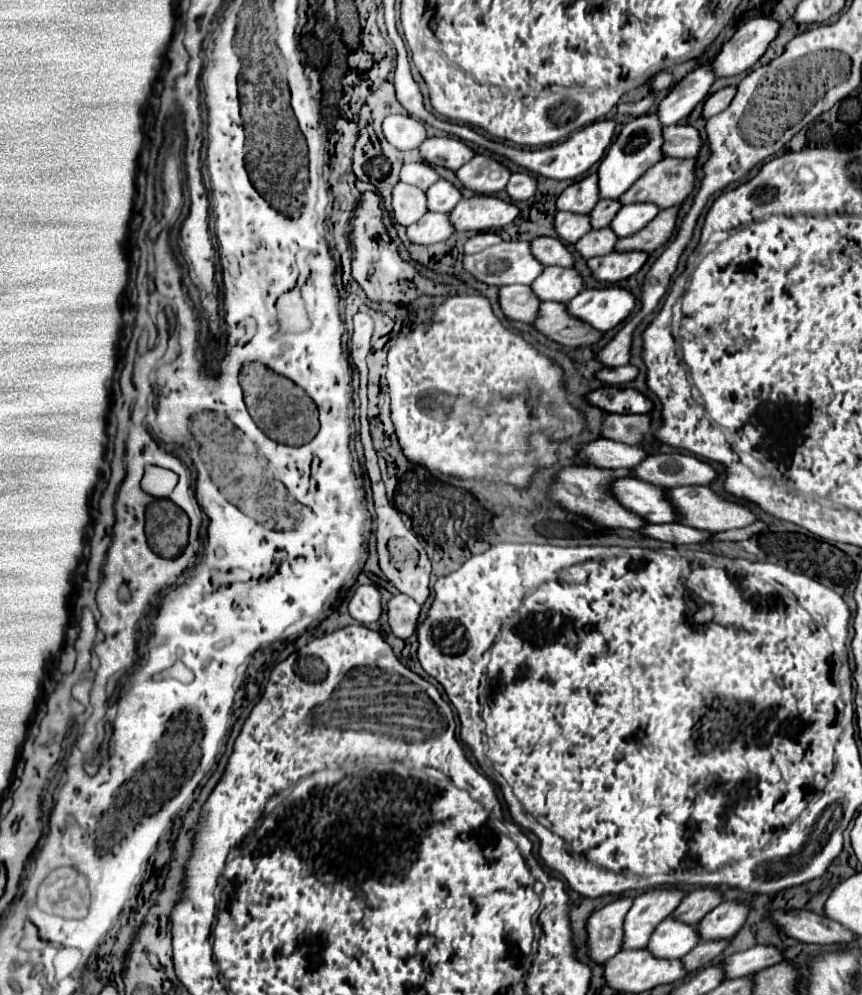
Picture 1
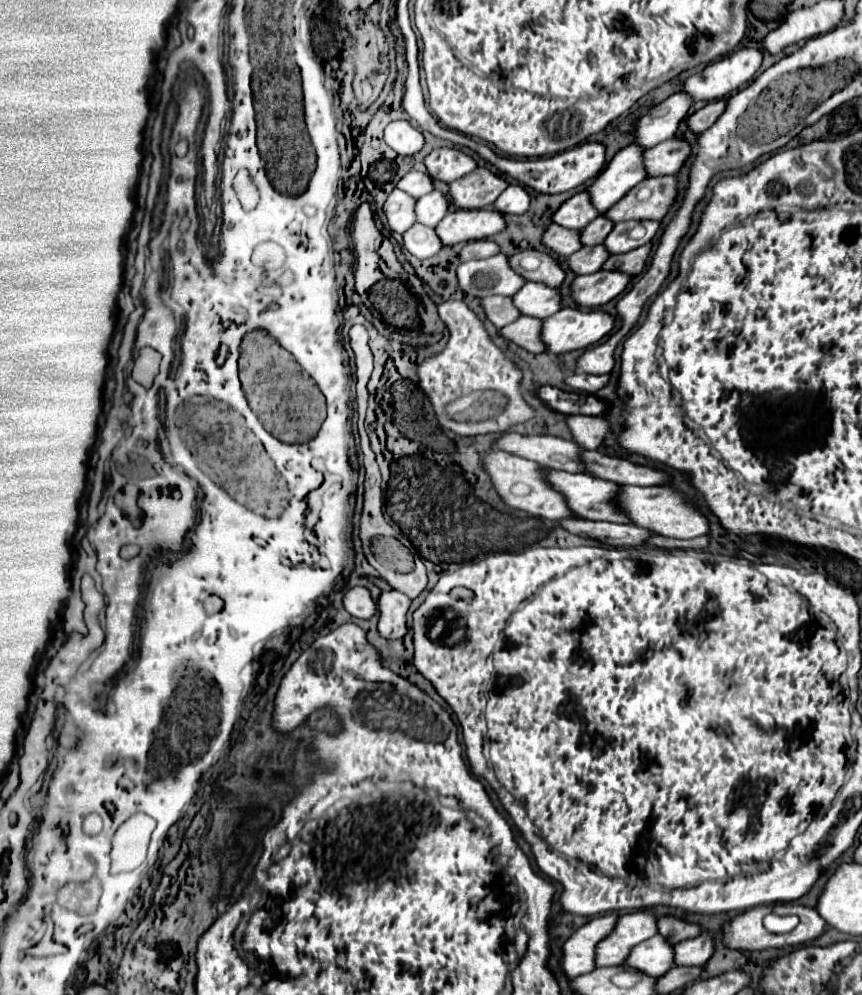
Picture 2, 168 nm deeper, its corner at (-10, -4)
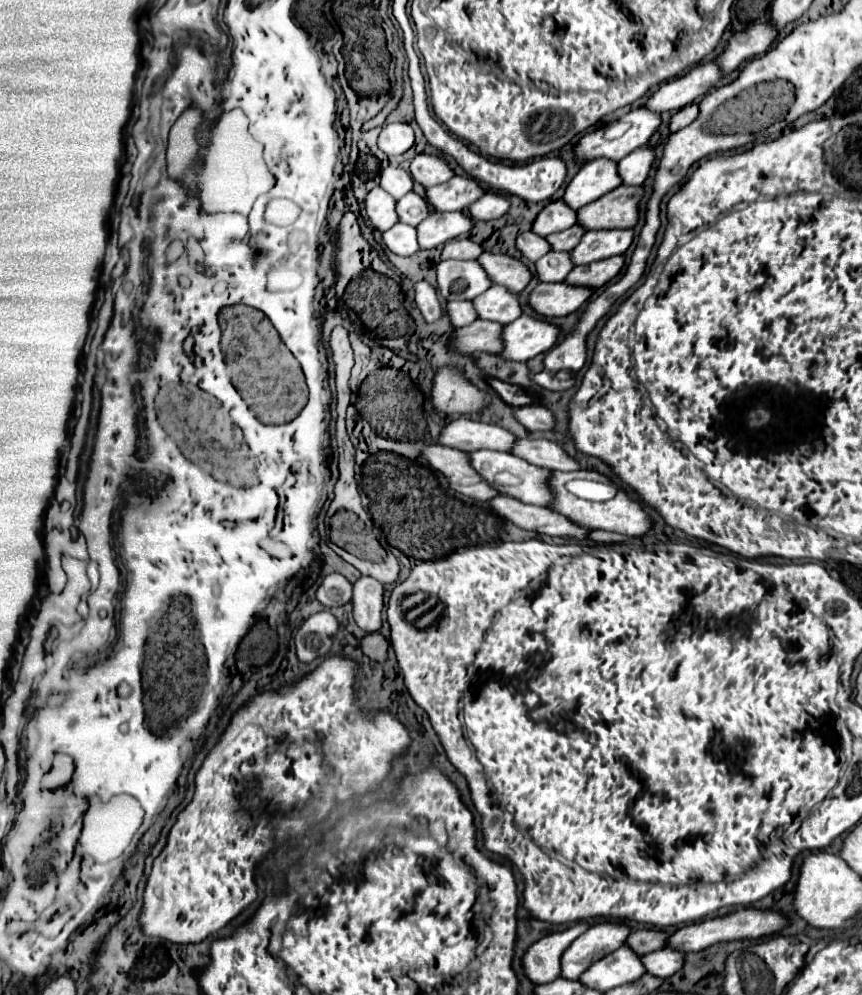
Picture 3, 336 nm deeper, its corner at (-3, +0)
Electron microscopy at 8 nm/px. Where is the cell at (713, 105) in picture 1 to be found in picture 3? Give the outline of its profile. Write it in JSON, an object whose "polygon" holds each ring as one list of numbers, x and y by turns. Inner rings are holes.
{"polygon":[[689,104,689,106,685,106,685,108,681,108,679,112,675,112,673,114,673,118,669,120,669,130,671,132,677,132,677,130,681,130,681,128,685,128,687,124,691,124,693,122,693,118,697,116,697,104]]}

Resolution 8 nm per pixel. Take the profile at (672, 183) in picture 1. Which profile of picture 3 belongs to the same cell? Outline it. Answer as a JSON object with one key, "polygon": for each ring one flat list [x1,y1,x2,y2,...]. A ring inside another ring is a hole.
{"polygon":[[619,186,589,206,579,208,577,224,585,230,625,230,637,224,641,186]]}

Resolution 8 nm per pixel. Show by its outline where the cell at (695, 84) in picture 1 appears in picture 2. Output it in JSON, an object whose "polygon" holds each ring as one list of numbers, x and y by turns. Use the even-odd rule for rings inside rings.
{"polygon":[[676,92,670,98,666,98,662,104,652,106,638,122,636,140,644,148,652,148,662,140,668,140,676,134,676,128,680,126,682,118,692,108,694,100,688,92]]}

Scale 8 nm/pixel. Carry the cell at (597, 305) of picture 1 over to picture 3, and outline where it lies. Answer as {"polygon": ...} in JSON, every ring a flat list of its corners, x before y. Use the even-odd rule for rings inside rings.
{"polygon":[[521,316,503,326,503,350,499,356,511,362,527,362,529,358,549,350,557,342,559,334,561,330,553,324,547,324,533,316]]}

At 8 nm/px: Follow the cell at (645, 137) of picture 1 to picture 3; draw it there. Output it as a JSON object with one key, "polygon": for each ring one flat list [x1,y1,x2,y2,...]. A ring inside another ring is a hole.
{"polygon":[[603,158,595,162,587,162,567,184,563,202,571,210,579,210,581,206,597,200,599,196,607,194,617,186,621,186,617,176,617,162,607,162]]}

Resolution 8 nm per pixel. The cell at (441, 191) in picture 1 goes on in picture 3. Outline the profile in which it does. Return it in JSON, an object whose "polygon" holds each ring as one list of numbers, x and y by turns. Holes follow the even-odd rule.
{"polygon":[[409,192,405,194,401,200,397,200,397,206,395,206,395,212,399,216,399,222,405,222,405,224,411,224,411,226,417,226,427,214,427,200,417,196,415,192]]}

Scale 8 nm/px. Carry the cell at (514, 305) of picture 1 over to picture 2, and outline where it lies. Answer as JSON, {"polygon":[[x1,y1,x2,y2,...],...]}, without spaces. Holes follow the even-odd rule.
{"polygon":[[490,296,484,298,484,312,496,328,504,328,520,318,520,310,514,306,510,296]]}

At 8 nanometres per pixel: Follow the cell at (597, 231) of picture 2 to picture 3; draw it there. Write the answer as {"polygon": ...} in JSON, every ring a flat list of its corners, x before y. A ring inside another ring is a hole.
{"polygon":[[575,224,575,226,571,226,571,228,567,228,567,230,559,232,559,234,547,236,545,240,549,242,549,246,551,246,553,252,569,252,569,250,573,250,579,244,579,238,583,234,585,234,585,230]]}

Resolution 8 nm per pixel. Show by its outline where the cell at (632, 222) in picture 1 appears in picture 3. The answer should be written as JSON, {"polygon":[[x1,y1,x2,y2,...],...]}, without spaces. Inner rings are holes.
{"polygon":[[597,230,585,232,581,242,569,252,573,266,599,262,623,254,633,242,633,230]]}

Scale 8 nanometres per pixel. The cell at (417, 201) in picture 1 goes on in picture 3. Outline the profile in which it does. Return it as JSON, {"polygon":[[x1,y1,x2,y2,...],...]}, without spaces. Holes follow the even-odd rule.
{"polygon":[[379,186,373,188,365,198,365,216,375,230,389,230,397,222,395,198,391,198,391,194,387,194,385,190,379,190]]}

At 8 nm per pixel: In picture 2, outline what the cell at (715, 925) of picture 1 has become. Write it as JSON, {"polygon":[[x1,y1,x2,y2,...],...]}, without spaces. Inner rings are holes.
{"polygon":[[702,932,696,938,678,942,676,950,676,964,678,966,704,966,714,954,714,934]]}

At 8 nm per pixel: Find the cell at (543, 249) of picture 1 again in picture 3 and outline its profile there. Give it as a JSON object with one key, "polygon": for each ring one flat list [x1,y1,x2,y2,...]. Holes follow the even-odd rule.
{"polygon":[[483,252,477,258,477,262,493,284,505,286,511,292,521,292,531,280,531,270,523,262,519,262,511,256]]}

